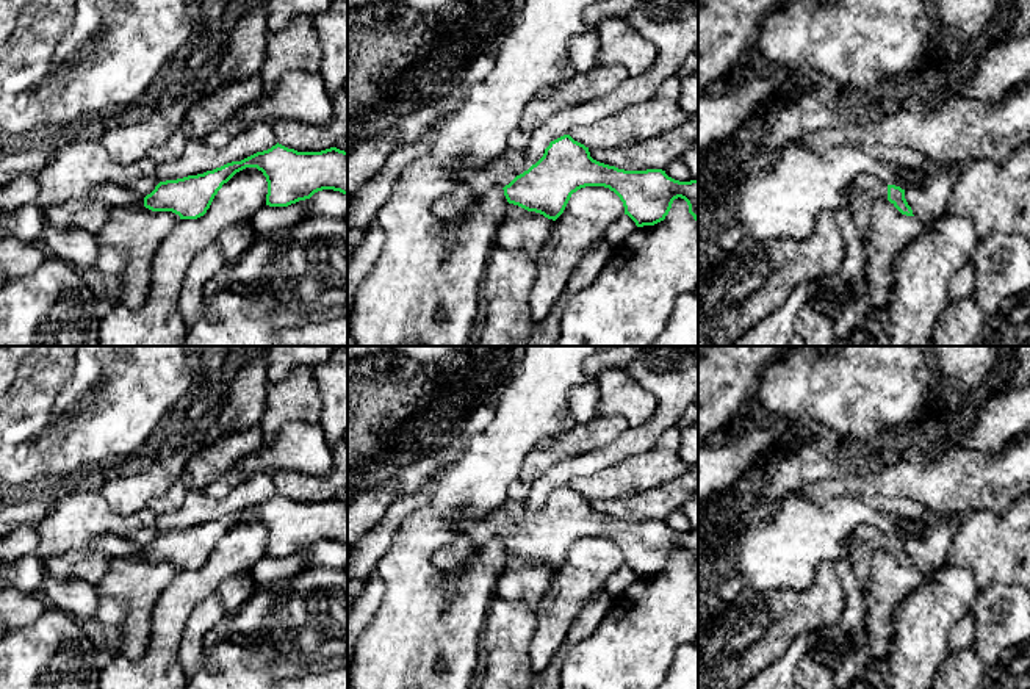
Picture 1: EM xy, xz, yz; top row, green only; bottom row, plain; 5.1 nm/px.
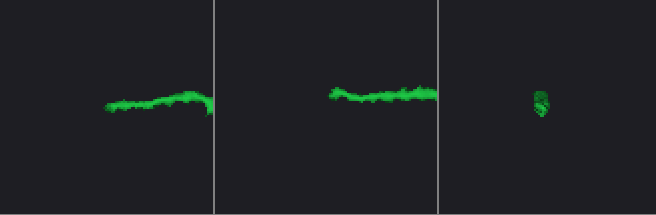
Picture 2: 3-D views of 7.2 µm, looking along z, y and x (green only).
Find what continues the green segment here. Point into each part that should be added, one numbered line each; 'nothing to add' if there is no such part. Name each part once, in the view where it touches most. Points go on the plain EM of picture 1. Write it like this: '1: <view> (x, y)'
1: xz (501, 522)

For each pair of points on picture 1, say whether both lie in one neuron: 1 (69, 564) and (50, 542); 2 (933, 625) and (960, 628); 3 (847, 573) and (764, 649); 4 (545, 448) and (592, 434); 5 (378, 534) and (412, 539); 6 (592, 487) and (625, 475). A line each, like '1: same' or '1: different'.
1: different
2: different
3: different
4: same
5: different
6: same

